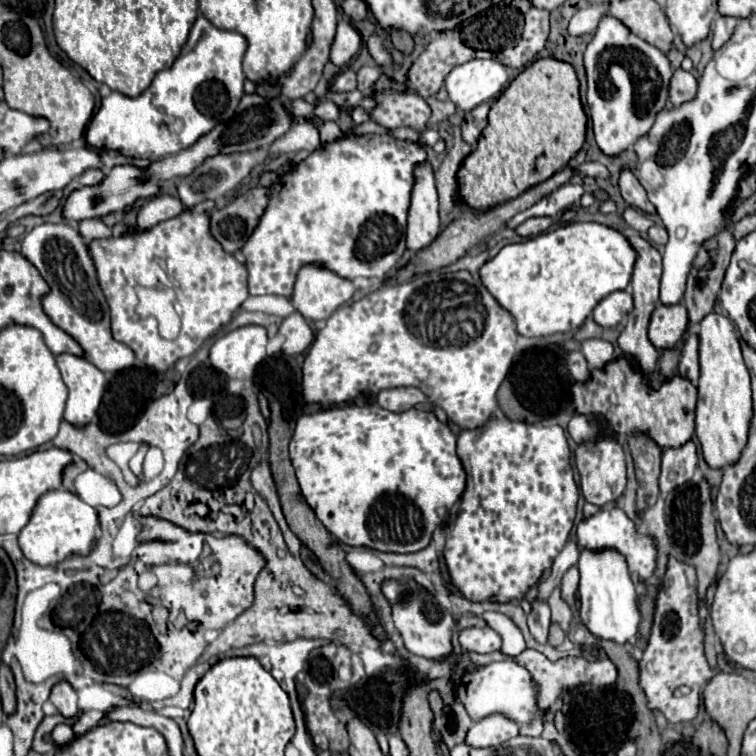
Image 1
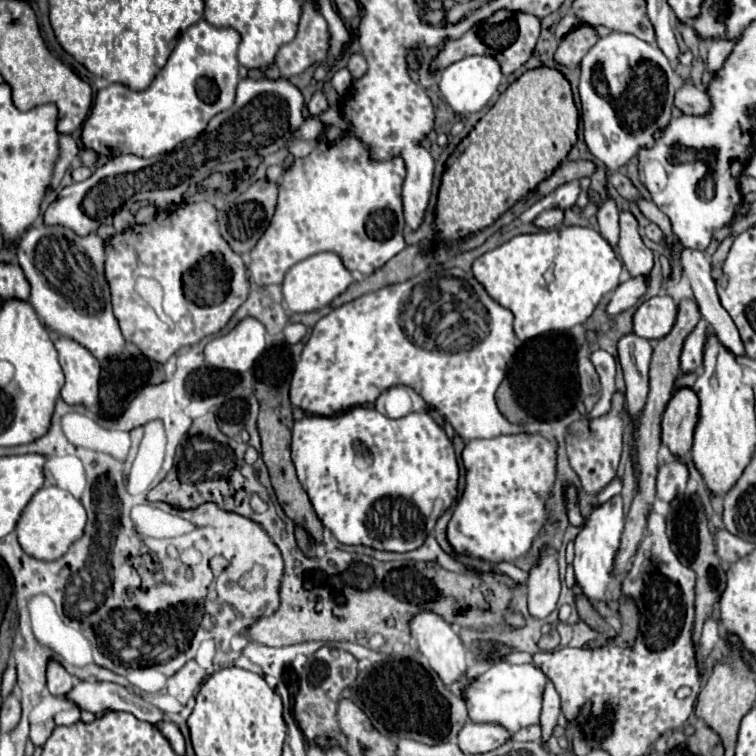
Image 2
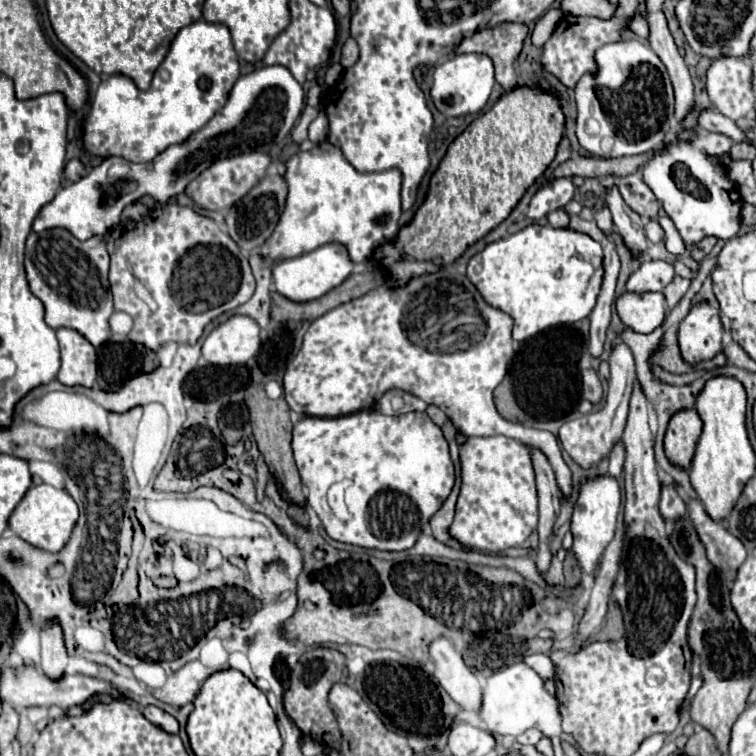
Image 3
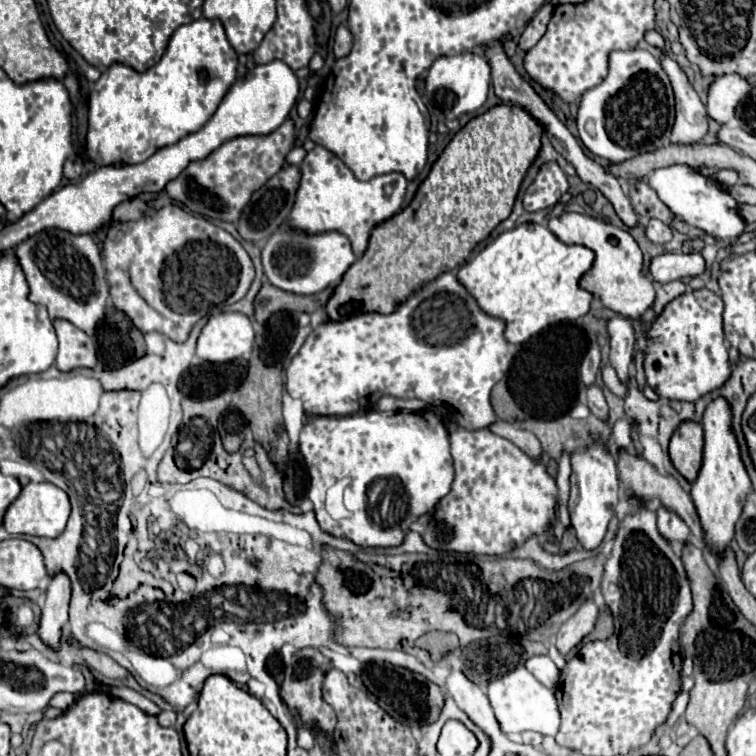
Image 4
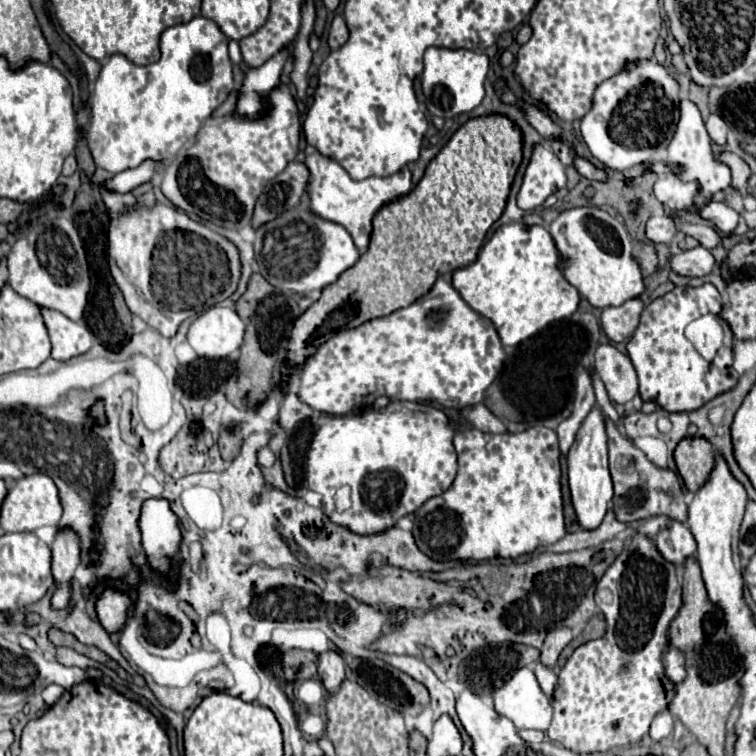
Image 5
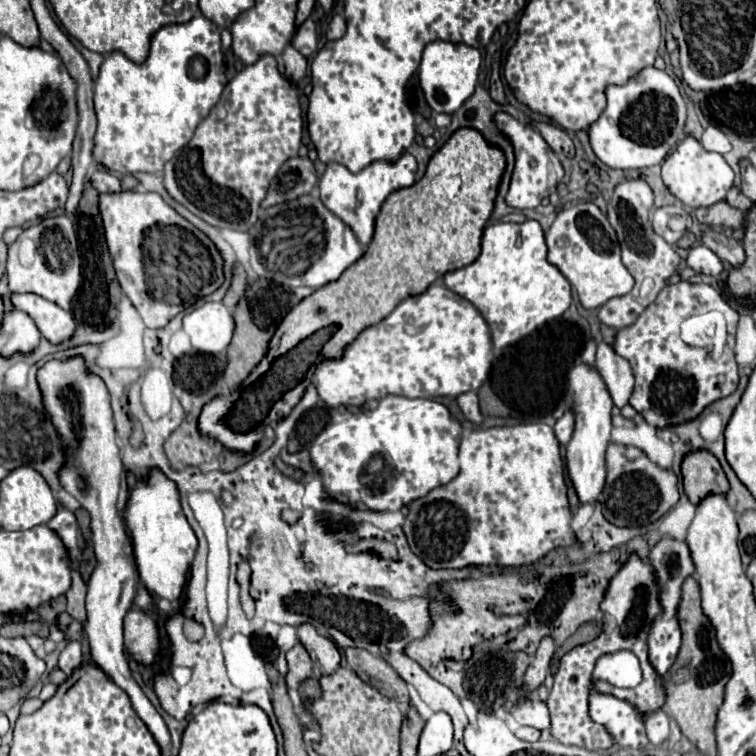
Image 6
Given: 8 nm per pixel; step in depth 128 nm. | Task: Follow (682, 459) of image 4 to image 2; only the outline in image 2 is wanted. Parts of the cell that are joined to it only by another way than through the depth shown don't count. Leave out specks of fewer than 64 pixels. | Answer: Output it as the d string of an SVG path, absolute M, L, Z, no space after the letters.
M690 388L674 392L662 420L662 444L676 456L684 458L692 448L694 428L698 424L698 398Z

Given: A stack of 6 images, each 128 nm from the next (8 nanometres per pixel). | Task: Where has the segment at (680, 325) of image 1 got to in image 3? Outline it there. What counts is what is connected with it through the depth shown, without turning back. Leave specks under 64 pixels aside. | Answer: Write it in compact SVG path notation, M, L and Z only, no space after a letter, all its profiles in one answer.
M622 292L616 298L616 310L628 328L642 334L652 332L666 318L666 302L660 292Z

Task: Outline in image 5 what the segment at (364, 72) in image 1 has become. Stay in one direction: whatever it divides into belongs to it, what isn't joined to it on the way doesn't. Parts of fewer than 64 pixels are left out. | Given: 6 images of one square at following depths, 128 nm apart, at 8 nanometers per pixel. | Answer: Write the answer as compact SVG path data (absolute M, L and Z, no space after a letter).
M336 16L332 20L332 26L330 26L330 34L328 34L328 44L330 48L340 48L344 42L348 40L348 28L346 28L346 22L342 16Z

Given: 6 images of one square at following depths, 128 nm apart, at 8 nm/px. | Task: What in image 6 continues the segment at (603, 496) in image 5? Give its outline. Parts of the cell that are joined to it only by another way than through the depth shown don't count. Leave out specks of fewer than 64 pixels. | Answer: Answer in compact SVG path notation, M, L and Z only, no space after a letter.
M576 364L568 372L568 390L570 390L570 410L574 414L574 434L566 446L566 468L574 482L580 502L594 502L604 488L606 480L606 462L604 452L610 442L610 412L612 398L602 380L600 372L588 364Z

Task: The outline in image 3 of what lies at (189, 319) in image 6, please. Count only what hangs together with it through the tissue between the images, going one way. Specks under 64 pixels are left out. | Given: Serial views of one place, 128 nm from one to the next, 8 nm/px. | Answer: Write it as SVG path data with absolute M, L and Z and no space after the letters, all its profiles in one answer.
M230 316L218 324L202 344L202 356L210 364L246 364L260 348L260 326L250 316Z

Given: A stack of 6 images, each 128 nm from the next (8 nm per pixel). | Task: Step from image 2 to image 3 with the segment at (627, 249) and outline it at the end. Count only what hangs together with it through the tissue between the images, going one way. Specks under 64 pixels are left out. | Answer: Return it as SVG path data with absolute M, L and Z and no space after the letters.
M616 184L606 188L604 194L606 194L606 204L610 208L610 214L612 214L612 222L614 222L616 230L622 234L624 242L628 244L628 248L634 254L644 252L646 250L646 236L644 236L642 218L636 212L632 212L628 208L628 204L624 204Z

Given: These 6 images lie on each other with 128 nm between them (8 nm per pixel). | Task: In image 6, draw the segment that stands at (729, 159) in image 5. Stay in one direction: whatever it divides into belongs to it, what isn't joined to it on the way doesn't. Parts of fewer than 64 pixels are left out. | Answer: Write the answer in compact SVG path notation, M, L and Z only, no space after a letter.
M733 186L727 193L726 201L733 207L741 210L749 210L752 206L752 202L743 196L738 187Z

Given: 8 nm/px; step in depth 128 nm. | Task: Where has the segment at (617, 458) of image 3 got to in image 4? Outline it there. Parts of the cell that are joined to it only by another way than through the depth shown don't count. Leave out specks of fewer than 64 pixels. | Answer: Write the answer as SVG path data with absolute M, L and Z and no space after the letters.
M620 418L620 420L614 424L614 428L612 428L612 438L608 440L608 448L610 448L612 456L616 456L620 448L626 448L626 450L630 448L630 444L632 444L630 432L632 432L632 426L630 426L630 422L628 422L626 418Z

